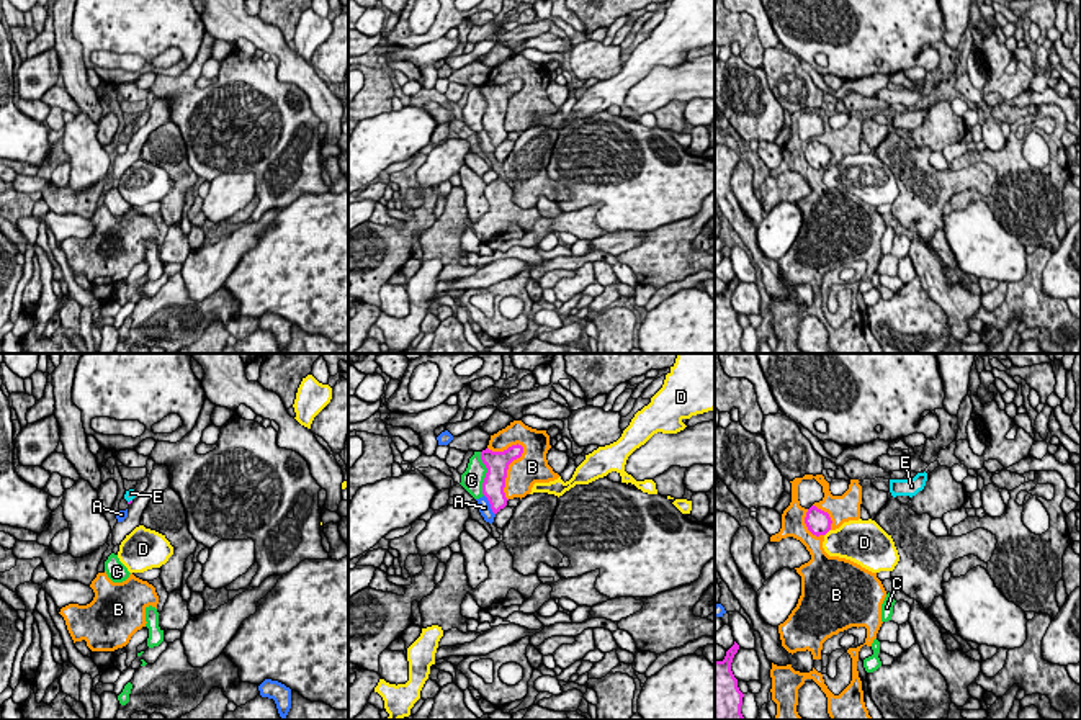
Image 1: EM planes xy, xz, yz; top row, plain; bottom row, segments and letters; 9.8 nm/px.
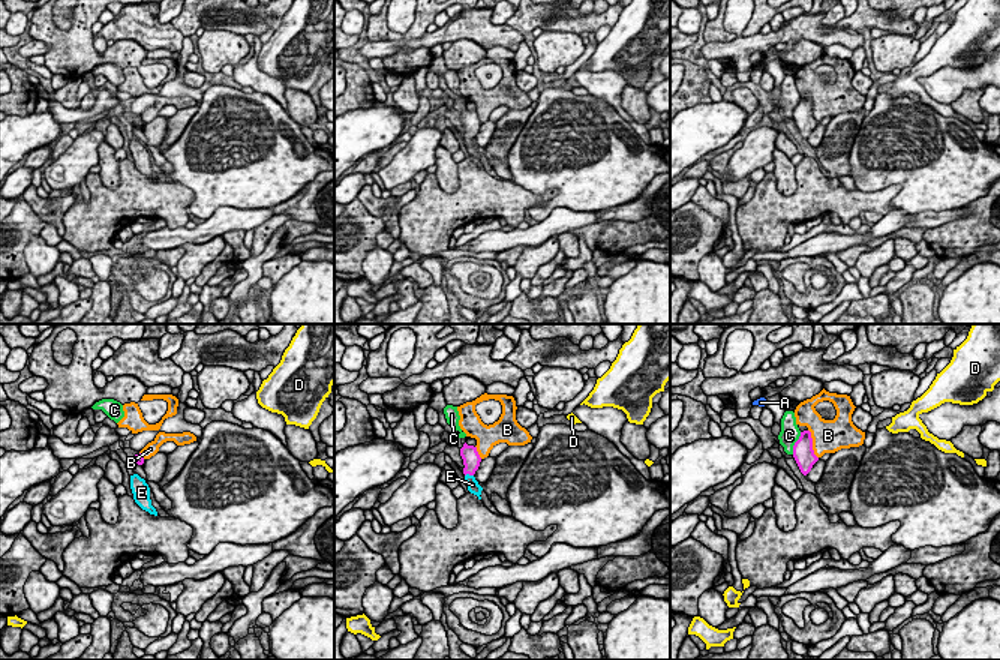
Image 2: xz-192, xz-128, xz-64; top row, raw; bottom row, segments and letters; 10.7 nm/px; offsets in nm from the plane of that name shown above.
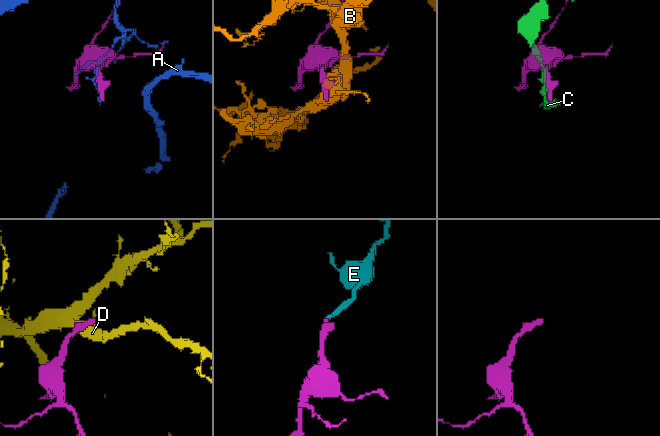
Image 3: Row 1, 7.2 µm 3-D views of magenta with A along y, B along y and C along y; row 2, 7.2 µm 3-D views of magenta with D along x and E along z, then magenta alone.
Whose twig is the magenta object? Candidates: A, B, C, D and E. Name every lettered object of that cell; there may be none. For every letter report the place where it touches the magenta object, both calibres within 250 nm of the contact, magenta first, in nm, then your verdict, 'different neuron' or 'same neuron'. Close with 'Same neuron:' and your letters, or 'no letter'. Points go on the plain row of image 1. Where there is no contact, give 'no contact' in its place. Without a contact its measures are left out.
A: contact xz (489, 136); calibres 220 and 130 nm; different neuron
B: contact xz (507, 102); calibres 220 and 320 nm; different neuron
C: contact xz (486, 107); calibres 220 and 220 nm; different neuron
D: contact yz (828, 164); calibres 240 and 360 nm; different neuron
E: contact xy (130, 134); calibres 30 and 100 nm; same neuron
Same neuron: E

